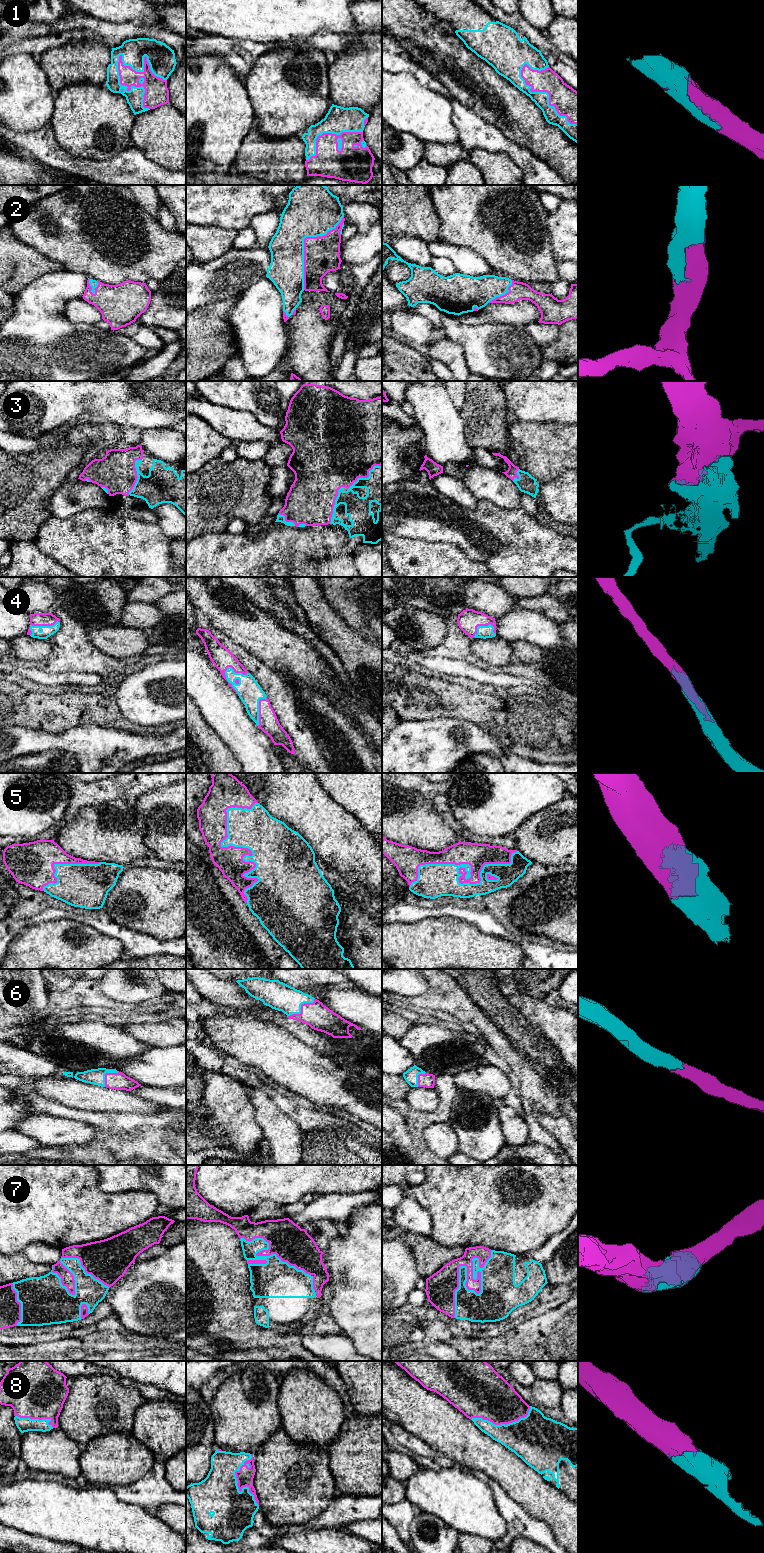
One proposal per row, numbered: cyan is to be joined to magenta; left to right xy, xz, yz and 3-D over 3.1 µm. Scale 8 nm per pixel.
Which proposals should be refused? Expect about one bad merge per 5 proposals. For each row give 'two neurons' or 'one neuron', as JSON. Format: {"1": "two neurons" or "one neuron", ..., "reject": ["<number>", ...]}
{"1": "one neuron", "2": "one neuron", "3": "one neuron", "4": "one neuron", "5": "one neuron", "6": "one neuron", "7": "one neuron", "8": "one neuron", "reject": []}

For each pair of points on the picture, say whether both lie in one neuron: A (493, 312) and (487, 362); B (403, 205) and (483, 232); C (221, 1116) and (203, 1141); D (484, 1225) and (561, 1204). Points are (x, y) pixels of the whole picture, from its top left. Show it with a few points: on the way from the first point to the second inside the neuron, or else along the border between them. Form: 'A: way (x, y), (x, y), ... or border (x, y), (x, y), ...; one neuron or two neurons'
A: border (469, 324), (500, 323), (515, 326); two neurons
B: border (429, 195), (439, 220), (439, 235), (443, 240); two neurons
C: border (211, 1132), (221, 1146); two neurons
D: way (503, 1209), (542, 1207); one neuron

